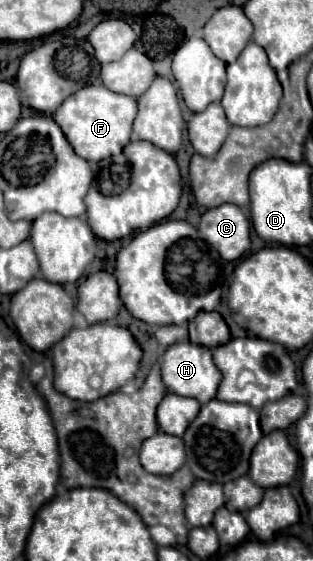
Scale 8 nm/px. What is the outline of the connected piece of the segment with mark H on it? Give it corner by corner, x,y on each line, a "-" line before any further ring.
175,342
165,350
163,360
161,360
161,376
169,392
195,398
201,404
209,402
209,398
215,398
219,382
221,382
221,372
211,360
211,350
199,344
191,344
191,342

